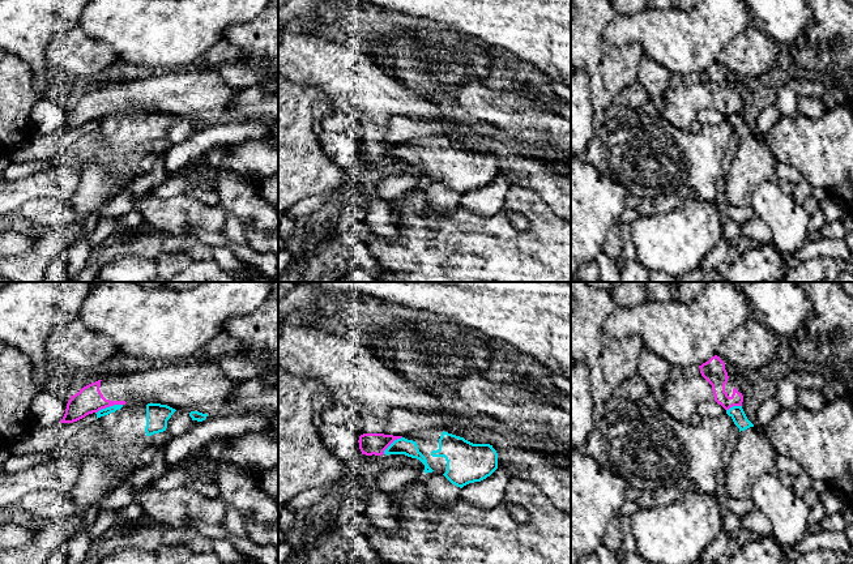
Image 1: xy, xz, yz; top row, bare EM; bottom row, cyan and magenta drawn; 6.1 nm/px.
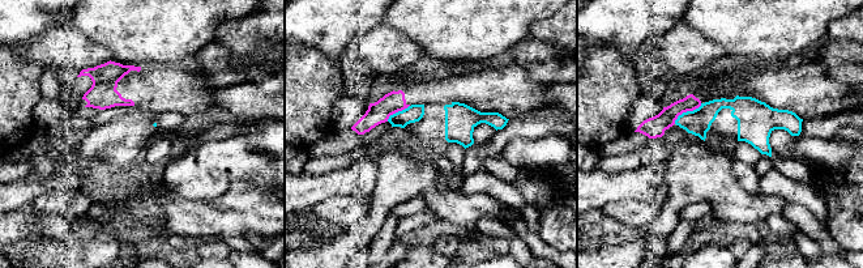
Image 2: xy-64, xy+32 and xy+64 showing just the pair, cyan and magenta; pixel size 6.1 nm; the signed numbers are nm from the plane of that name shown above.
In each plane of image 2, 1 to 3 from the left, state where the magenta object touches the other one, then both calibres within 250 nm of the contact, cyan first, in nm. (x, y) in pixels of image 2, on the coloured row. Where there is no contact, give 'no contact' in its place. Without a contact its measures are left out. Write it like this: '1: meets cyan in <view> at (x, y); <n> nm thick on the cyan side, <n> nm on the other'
1: no contact
2: meets cyan in xy+32 at (398, 111); 110 nm thick on the cyan side, 140 nm on the other
3: meets cyan in xy+64 at (687, 111); 160 nm thick on the cyan side, 130 nm on the other

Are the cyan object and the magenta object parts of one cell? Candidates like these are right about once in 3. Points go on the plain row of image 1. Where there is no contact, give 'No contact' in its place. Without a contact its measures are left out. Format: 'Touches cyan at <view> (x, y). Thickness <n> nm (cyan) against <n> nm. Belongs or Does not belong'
Touches cyan at xy (110, 114). Thickness 50 nm (cyan) against 170 nm. Does not belong

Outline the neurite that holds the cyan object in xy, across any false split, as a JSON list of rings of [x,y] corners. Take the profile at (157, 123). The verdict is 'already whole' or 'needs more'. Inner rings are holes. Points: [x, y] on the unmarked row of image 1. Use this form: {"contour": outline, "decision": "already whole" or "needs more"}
{"contour": [[[127,110],[125,112],[114,112],[102,116],[95,121],[103,141],[107,142],[114,151],[129,153],[144,144],[152,144],[166,138],[167,128],[175,119],[175,116],[161,111]]], "decision": "needs more"}

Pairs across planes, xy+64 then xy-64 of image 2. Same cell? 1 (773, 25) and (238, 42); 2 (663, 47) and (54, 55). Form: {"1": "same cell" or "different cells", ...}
{"1": "different cells", "2": "same cell"}

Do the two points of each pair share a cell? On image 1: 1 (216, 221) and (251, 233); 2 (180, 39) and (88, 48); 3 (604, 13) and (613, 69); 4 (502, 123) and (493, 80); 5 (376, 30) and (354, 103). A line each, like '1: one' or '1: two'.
1: two
2: two
3: one
4: two
5: two

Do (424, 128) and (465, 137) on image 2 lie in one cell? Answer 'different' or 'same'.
same

